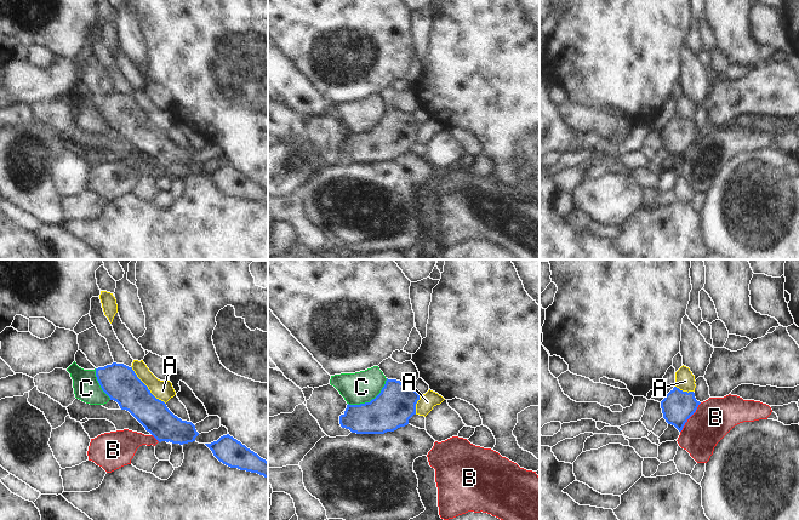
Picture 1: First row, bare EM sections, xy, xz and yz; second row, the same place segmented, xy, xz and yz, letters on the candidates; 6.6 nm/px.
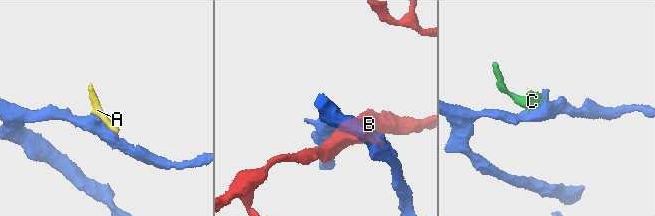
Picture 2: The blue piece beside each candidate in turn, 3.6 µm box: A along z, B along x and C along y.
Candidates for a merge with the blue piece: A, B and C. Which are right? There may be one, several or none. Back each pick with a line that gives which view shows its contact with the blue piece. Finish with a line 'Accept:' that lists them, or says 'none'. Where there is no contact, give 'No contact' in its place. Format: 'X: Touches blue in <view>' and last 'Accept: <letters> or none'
Accept: none.

